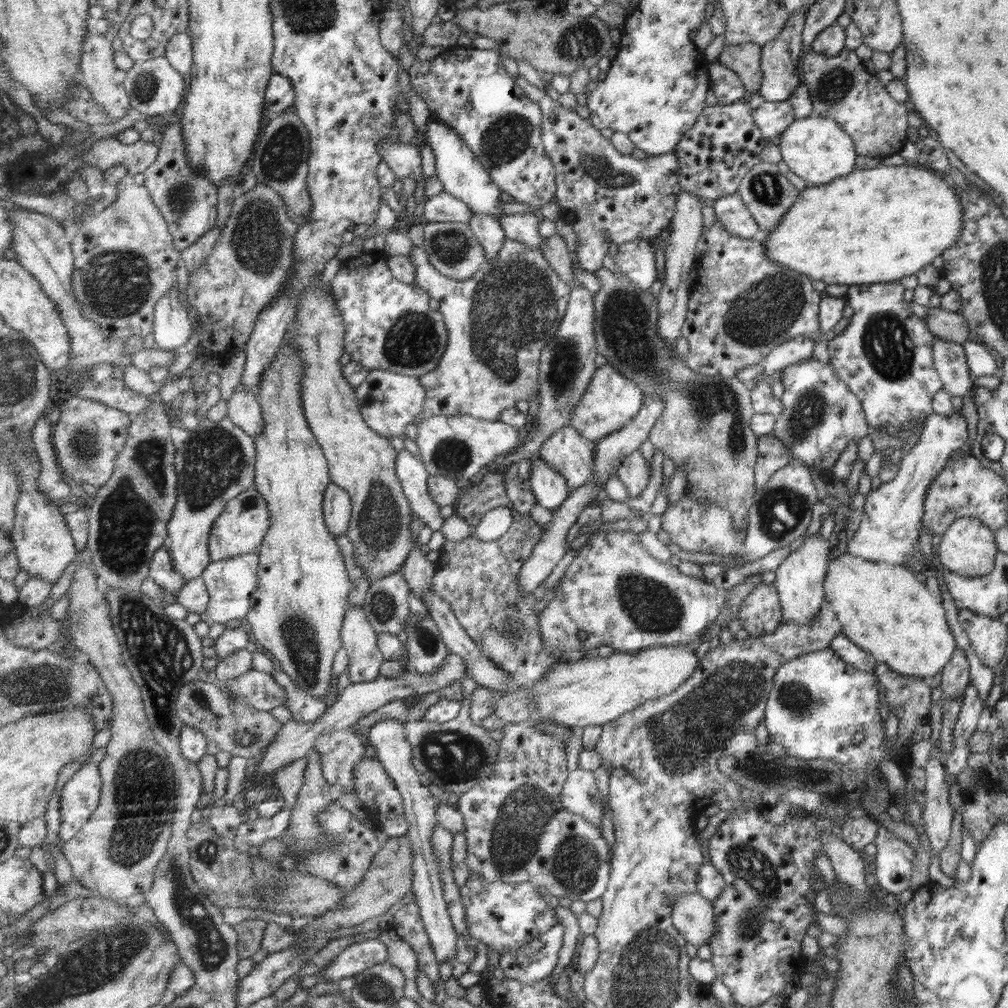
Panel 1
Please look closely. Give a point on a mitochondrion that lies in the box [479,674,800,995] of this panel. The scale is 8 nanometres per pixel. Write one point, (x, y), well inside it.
(526, 811)

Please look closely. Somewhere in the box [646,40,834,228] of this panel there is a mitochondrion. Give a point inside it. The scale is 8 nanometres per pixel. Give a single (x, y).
(765, 188)

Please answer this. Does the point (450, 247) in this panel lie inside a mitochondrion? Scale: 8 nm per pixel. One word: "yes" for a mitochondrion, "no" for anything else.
yes

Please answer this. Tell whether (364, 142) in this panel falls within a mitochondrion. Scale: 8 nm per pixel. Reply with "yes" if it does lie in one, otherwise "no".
no

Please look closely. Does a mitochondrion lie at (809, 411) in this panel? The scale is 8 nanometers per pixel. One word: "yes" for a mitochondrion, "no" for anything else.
yes

